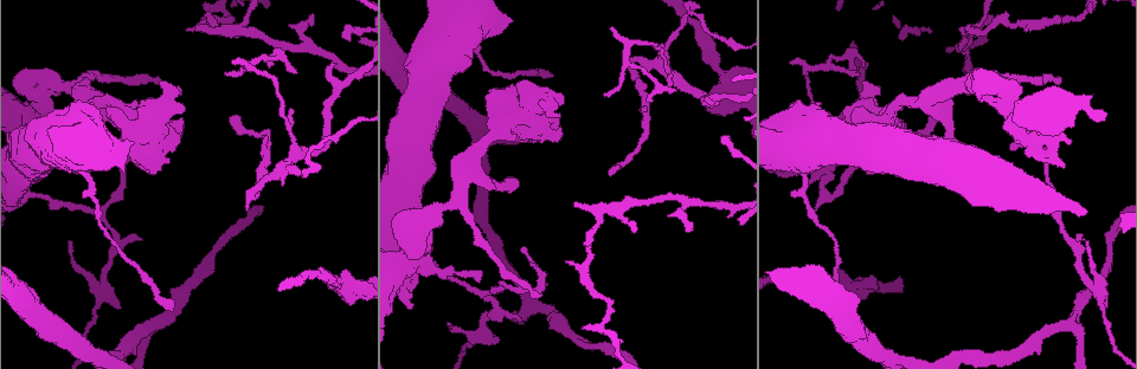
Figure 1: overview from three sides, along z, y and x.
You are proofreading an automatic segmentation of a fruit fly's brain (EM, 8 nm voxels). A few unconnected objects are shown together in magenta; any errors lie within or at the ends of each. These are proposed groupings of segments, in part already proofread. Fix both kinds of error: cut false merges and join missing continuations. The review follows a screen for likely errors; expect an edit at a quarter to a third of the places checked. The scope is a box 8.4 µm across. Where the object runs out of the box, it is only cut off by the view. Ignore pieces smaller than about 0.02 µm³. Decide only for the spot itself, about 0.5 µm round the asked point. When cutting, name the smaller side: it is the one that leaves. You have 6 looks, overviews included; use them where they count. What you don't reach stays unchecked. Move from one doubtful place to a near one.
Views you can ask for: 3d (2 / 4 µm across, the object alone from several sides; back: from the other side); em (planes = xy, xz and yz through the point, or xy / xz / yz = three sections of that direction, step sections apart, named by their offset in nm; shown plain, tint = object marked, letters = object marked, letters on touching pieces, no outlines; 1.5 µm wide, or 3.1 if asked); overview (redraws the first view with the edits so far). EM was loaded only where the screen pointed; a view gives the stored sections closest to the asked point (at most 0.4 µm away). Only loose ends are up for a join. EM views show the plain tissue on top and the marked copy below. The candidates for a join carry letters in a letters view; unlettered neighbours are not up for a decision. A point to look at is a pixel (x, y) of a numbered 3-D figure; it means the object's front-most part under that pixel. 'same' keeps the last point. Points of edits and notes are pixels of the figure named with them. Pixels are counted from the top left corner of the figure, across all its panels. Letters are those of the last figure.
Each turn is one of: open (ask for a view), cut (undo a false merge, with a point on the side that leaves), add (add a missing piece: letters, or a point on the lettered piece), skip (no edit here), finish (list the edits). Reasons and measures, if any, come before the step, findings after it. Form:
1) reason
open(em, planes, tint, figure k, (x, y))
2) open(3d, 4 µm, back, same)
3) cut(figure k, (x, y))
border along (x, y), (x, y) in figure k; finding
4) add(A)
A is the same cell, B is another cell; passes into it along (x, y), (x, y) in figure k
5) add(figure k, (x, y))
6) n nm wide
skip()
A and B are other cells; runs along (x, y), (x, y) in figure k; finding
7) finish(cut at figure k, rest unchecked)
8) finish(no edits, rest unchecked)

tapers out
open(em, planes, letters, figure 1, (1061, 167))

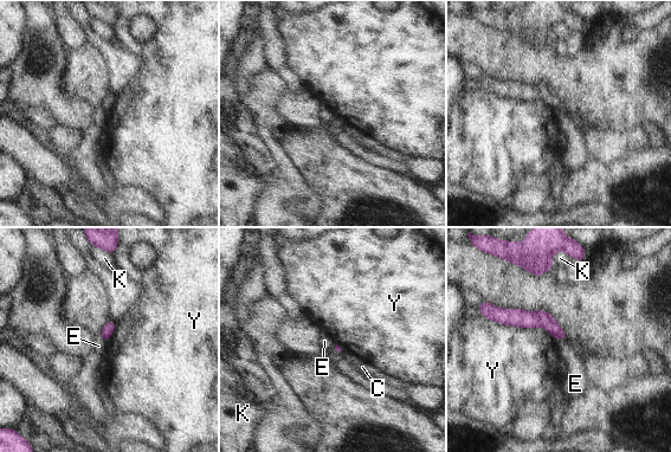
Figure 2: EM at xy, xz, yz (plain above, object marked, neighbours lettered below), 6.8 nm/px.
skip()
C, E, K and Y are other cells; runs along (494, 316), (543, 318), (562, 336) in figure 2; none of them fits

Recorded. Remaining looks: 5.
thin neck
open(3d, 2 µm, figure 1, (98, 209))

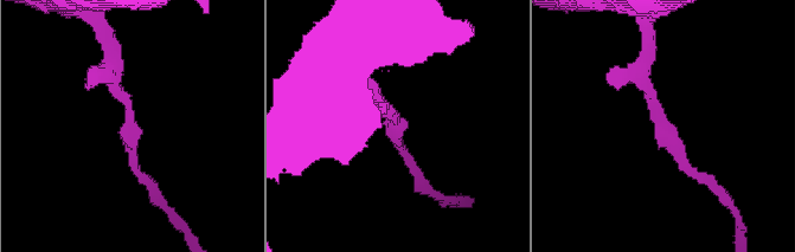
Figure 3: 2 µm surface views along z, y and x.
shape alone is not enough
open(em, xz, step 4, tint, figure 3, (391, 122))

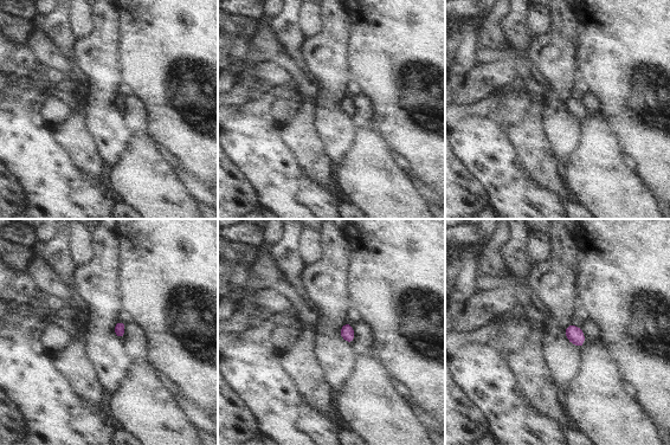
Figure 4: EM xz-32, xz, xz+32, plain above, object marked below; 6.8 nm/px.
open(em, planes, letters, same)

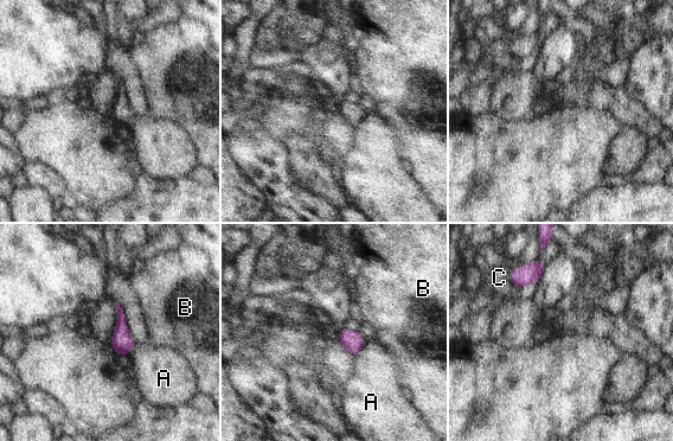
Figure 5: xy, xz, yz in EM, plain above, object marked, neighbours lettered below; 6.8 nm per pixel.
skip()
A, B and C are other cells; border along (365, 342), (354, 356) in figure 5; all the same neuron

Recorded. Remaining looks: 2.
finish(no edits, rest unchecked)

